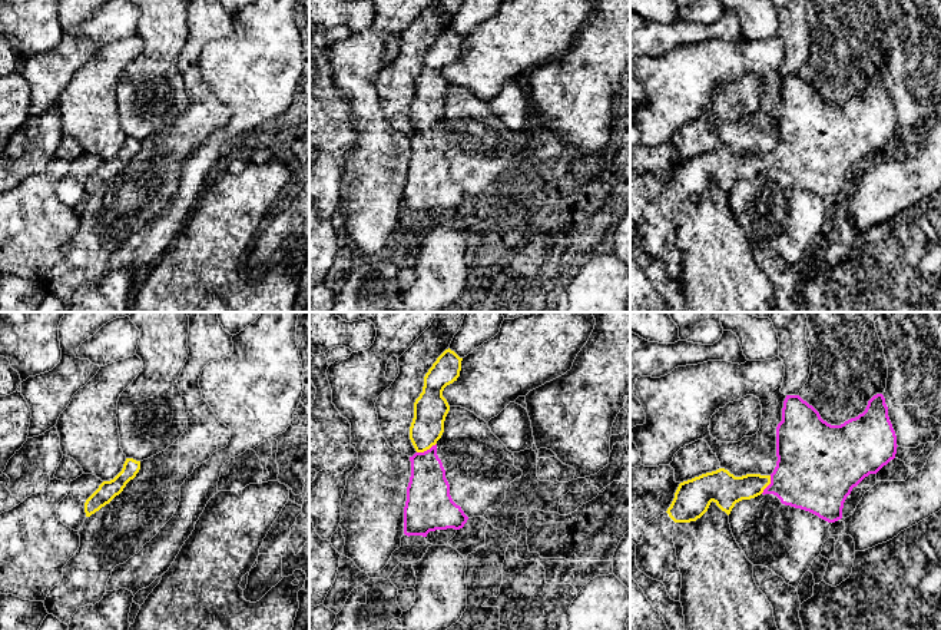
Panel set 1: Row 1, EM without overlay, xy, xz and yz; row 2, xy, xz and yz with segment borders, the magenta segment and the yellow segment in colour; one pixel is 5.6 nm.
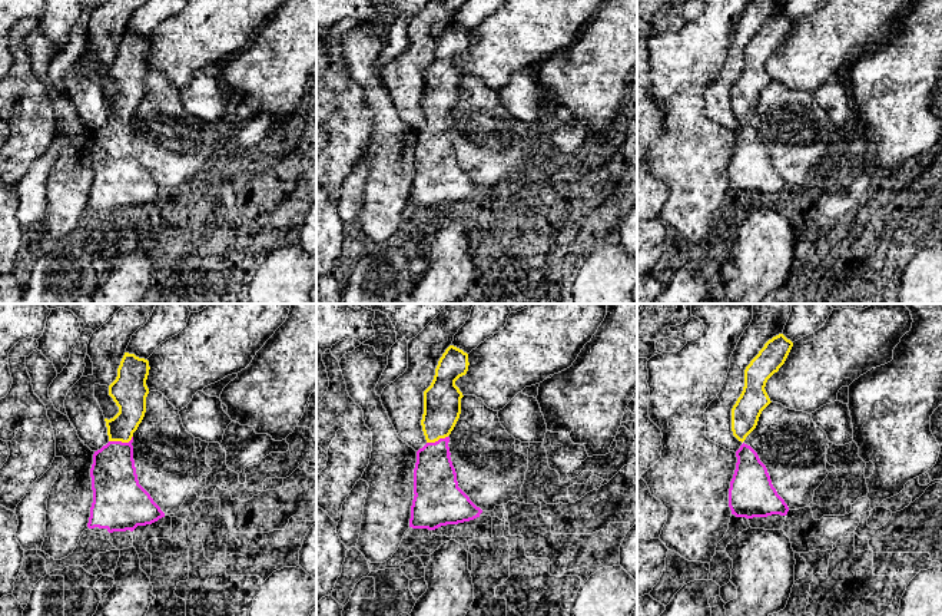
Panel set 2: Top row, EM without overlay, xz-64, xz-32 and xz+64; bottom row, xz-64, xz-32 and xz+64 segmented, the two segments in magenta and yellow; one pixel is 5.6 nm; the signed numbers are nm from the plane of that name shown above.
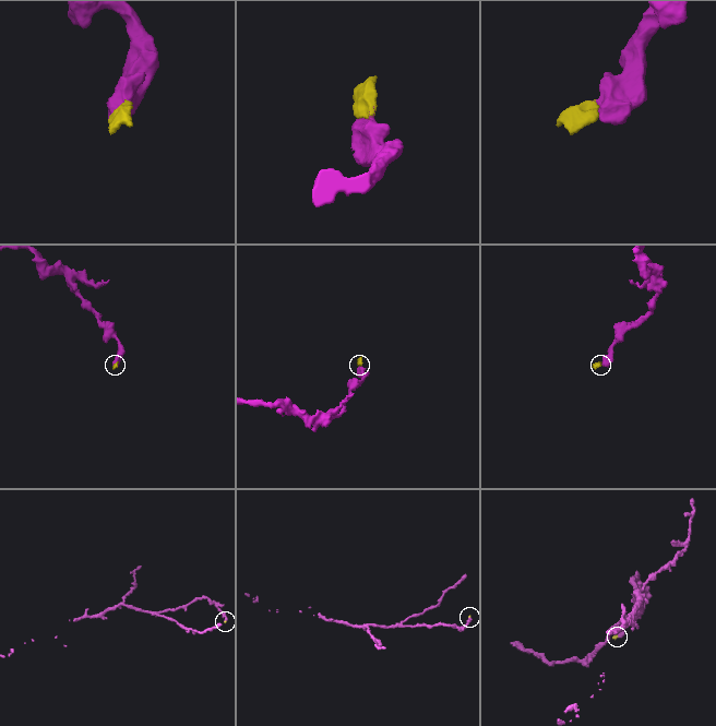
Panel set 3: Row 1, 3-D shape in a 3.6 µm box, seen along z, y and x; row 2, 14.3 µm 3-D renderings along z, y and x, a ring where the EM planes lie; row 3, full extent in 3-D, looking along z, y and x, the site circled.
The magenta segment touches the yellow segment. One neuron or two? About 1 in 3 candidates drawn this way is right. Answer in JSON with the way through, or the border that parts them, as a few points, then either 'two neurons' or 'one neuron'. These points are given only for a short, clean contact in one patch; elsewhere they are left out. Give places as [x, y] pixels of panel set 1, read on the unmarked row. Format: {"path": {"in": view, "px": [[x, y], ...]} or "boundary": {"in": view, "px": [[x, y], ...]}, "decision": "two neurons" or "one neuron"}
{"path": {"in": "xz", "px": [[428, 171], [427, 129], [430, 88]]}, "decision": "one neuron"}

